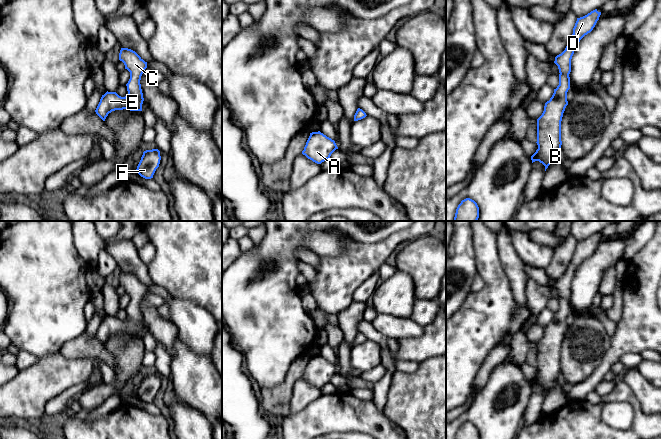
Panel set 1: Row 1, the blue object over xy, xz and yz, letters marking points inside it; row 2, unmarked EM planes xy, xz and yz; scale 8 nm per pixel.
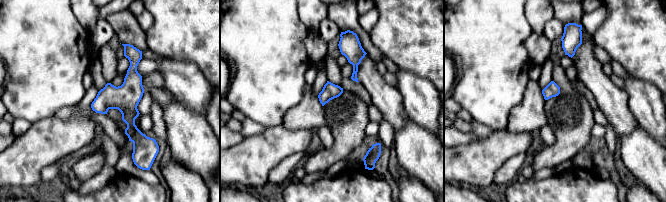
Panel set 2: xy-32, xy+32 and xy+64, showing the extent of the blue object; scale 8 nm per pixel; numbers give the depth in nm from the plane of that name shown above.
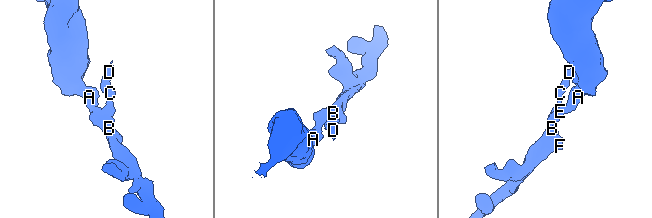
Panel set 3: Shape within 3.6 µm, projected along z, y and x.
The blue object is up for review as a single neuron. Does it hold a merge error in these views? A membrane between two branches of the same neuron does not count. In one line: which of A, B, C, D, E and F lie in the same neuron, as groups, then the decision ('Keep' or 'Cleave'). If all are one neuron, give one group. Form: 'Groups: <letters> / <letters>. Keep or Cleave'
Groups: A B C D E F. Keep

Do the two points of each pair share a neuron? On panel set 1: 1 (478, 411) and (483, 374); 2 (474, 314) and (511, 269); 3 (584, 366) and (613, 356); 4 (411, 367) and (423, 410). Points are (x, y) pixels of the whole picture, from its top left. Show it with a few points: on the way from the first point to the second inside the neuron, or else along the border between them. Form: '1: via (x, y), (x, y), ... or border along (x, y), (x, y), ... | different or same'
1: border along (493, 369), (487, 382), (477, 394) | different
2: border along (498, 252), (498, 257), (514, 296) | different
3: border along (611, 339), (610, 345), (601, 361), (586, 379) | different
4: border along (419, 363), (419, 366), (413, 372), (396, 371) | different

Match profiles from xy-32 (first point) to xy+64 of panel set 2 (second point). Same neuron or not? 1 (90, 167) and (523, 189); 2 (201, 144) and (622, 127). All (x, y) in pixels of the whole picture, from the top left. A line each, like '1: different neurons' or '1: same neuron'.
1: different neurons
2: different neurons

